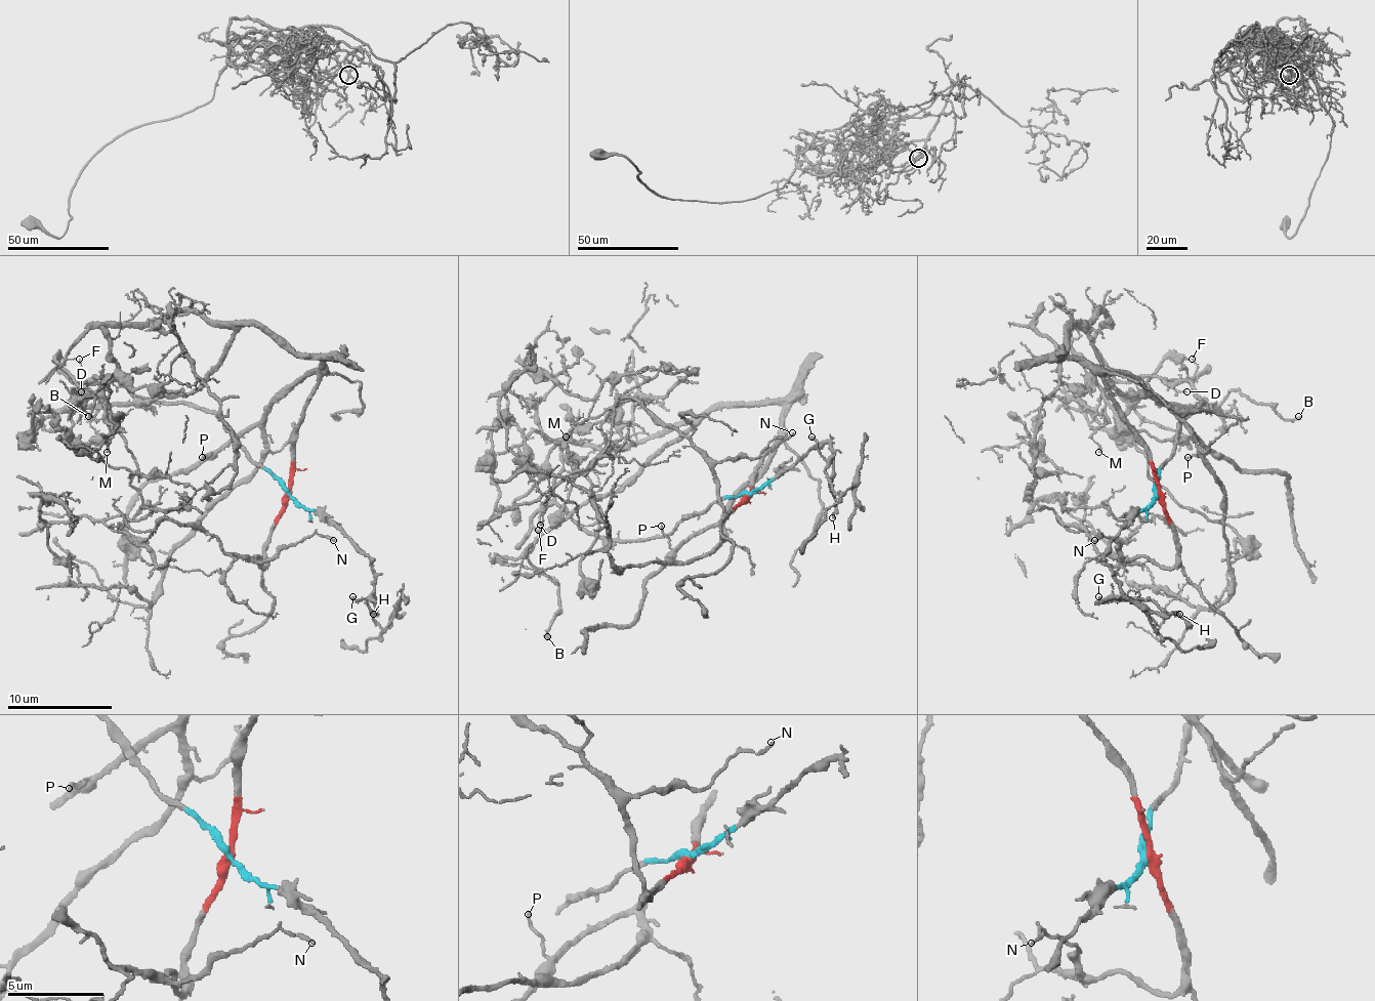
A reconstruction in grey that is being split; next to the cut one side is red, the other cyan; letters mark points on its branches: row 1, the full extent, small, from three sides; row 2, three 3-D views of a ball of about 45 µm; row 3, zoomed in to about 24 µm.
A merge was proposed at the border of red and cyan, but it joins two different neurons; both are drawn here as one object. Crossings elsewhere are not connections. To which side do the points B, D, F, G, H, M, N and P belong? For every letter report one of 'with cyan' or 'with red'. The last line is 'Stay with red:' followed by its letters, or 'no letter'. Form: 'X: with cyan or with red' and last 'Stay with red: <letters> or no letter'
B: with red
D: with cyan
F: with cyan
G: with cyan
H: with cyan
M: with cyan
N: with red
P: with red
Stay with red: B, N, P

